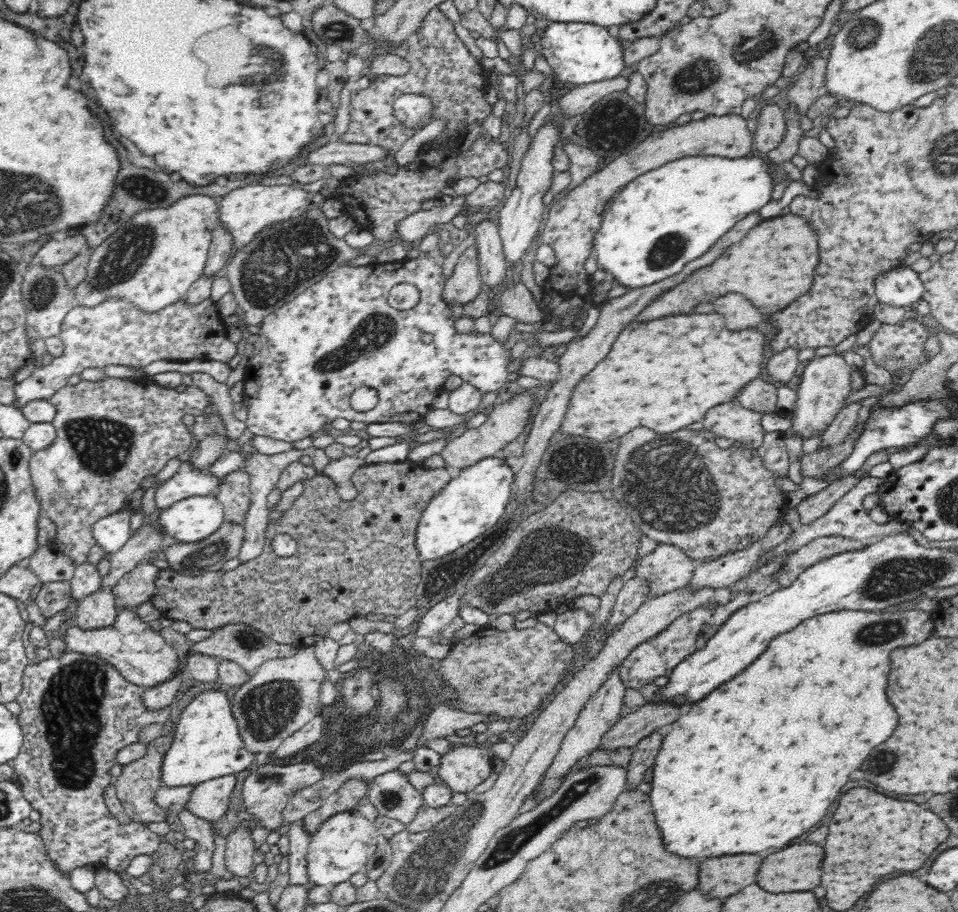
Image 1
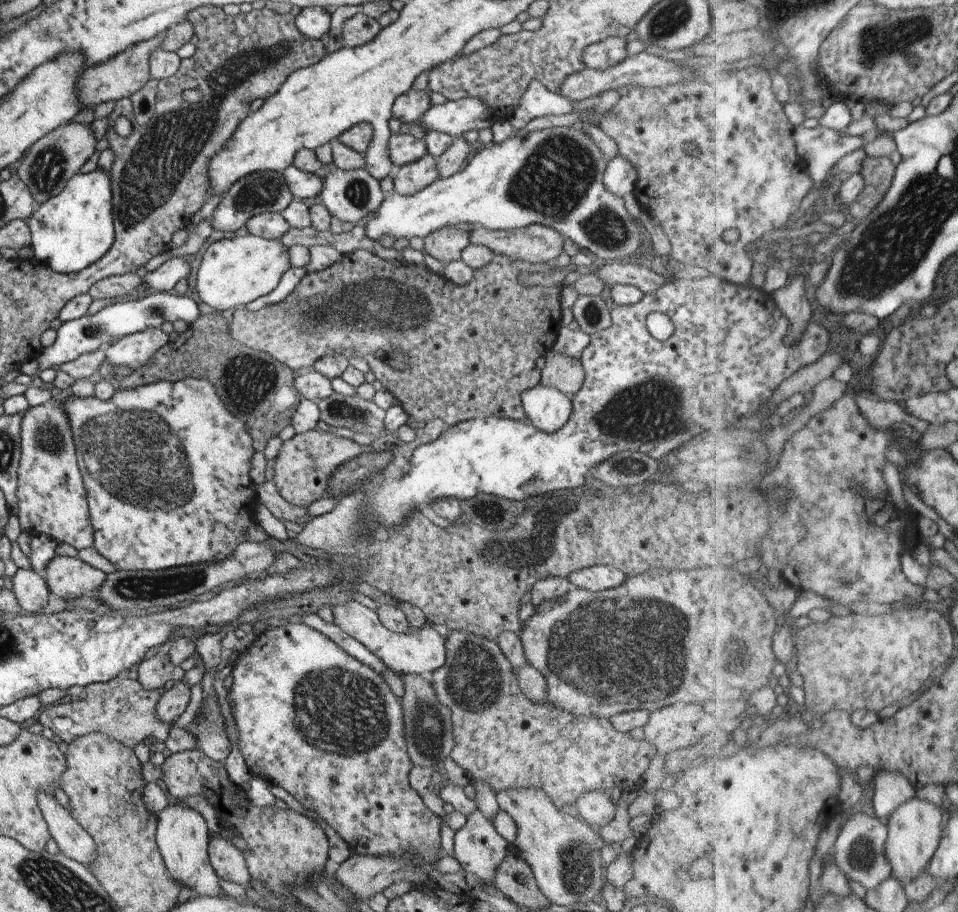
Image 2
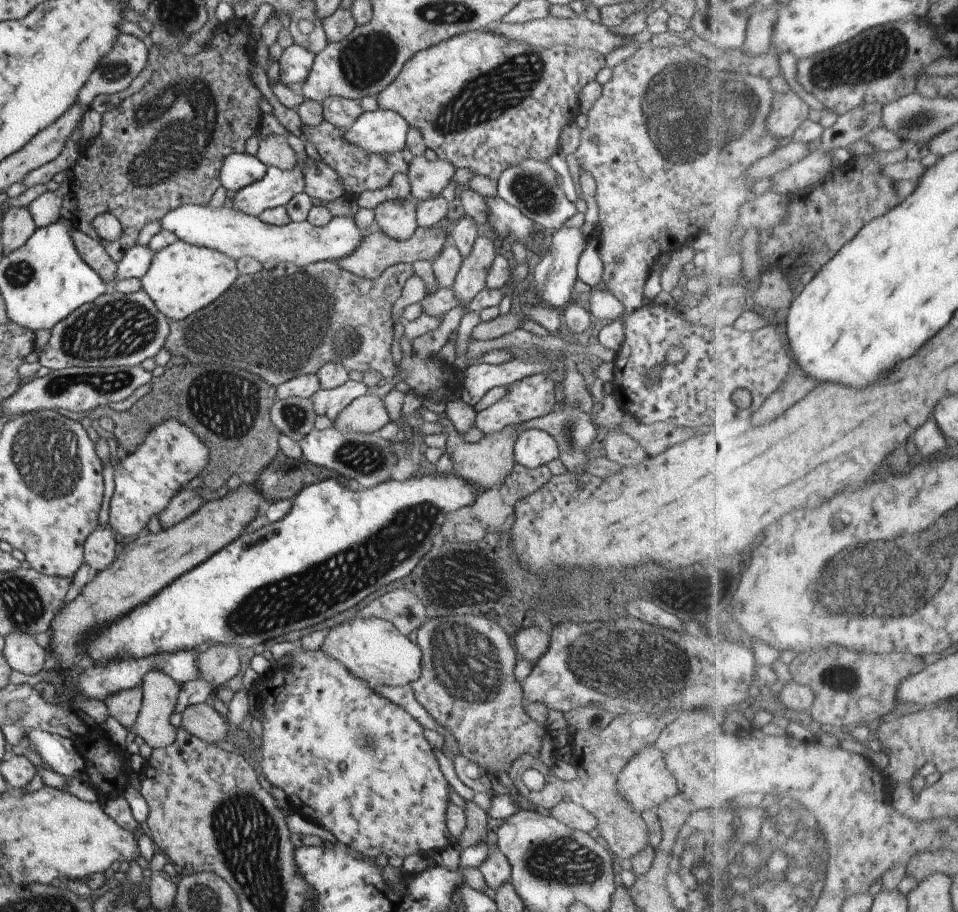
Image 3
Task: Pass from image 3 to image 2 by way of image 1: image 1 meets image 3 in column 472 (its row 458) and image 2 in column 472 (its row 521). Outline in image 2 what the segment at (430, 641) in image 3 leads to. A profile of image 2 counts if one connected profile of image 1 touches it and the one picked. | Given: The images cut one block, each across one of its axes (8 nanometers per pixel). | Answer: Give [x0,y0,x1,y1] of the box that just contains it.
[432,631,654,810]

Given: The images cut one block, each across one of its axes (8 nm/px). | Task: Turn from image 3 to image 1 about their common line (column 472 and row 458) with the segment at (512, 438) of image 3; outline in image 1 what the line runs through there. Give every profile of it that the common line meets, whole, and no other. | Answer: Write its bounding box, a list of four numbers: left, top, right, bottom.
[441,393,534,470]

